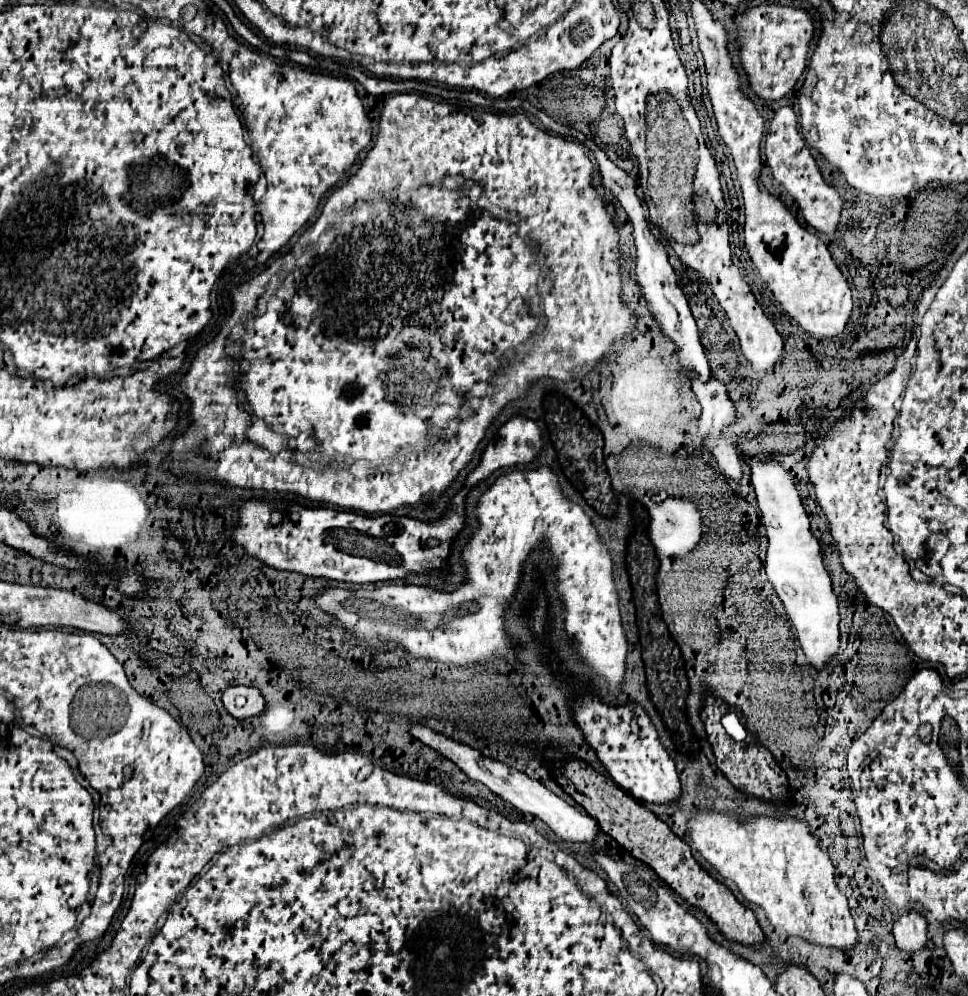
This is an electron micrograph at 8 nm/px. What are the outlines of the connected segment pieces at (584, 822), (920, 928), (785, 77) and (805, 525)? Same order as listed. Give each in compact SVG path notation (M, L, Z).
M413 725L409 727L409 733L419 739L421 743L425 743L427 747L435 749L439 755L443 755L445 759L453 761L467 777L471 777L473 781L479 781L483 785L487 785L493 793L497 793L499 797L503 797L505 801L509 801L513 807L517 807L519 811L527 811L535 817L539 817L541 821L545 821L559 837L563 837L565 841L573 841L573 843L589 843L593 835L597 835L597 821L591 819L589 815L585 813L579 813L577 809L573 809L571 805L567 805L563 799L559 799L555 793L551 793L549 789L545 789L539 781L527 777L525 773L501 763L501 761L495 761L495 759L489 759L485 757L481 751L469 747L467 743L461 743L445 733L439 733L439 731L433 731L429 727L423 727L423 725Z
M909 911L895 919L893 923L893 935L897 941L897 947L903 951L919 951L925 947L925 935L927 935L927 921L921 913Z
M757 5L749 7L743 15L733 17L737 23L737 47L739 61L747 73L749 87L757 97L779 100L791 91L805 71L807 49L813 37L813 19L803 9L783 5Z
M745 457L745 461L751 467L751 485L755 487L759 509L763 513L763 525L769 539L765 557L767 577L773 583L779 599L787 609L789 619L797 629L797 637L809 663L815 669L823 669L839 649L839 609L837 597L831 589L831 577L823 567L819 541L809 531L809 517L795 489L795 481L783 469L783 465L775 459Z

